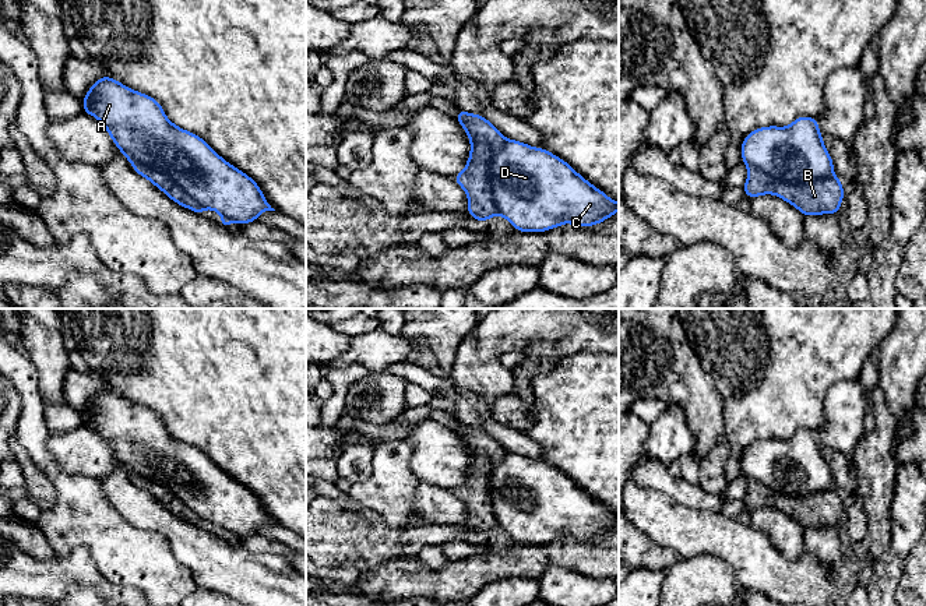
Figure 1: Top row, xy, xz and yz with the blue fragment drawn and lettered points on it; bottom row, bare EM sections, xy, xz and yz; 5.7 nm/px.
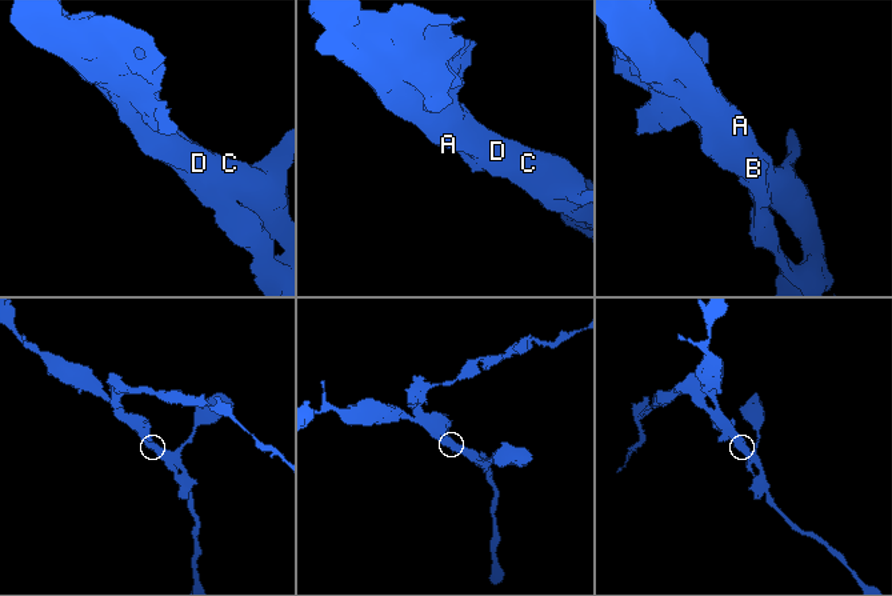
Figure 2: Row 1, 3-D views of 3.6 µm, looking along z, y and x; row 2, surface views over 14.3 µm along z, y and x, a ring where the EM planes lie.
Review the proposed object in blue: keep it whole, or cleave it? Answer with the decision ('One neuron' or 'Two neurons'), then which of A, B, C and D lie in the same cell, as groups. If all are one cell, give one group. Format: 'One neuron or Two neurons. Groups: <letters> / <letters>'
Two neurons. Groups: A C D / B

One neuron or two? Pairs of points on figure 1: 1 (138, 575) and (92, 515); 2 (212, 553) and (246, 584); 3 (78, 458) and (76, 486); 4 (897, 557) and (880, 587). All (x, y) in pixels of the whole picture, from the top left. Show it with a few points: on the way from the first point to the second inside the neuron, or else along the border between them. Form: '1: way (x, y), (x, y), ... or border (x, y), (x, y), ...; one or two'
1: way (131, 560), (104, 531); one
2: way (221, 562), (238, 575); one
3: border (50, 454), (63, 469), (99, 479); two
4: way (890, 564), (884, 580); one

